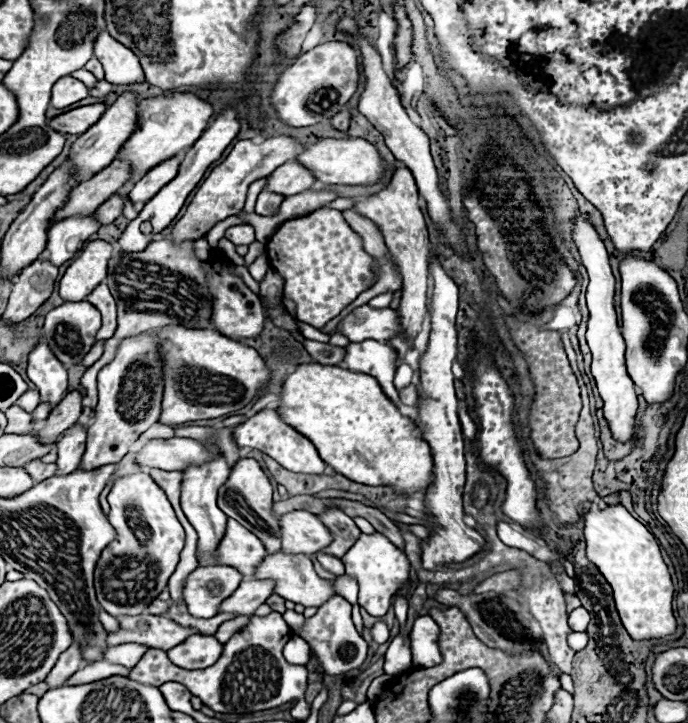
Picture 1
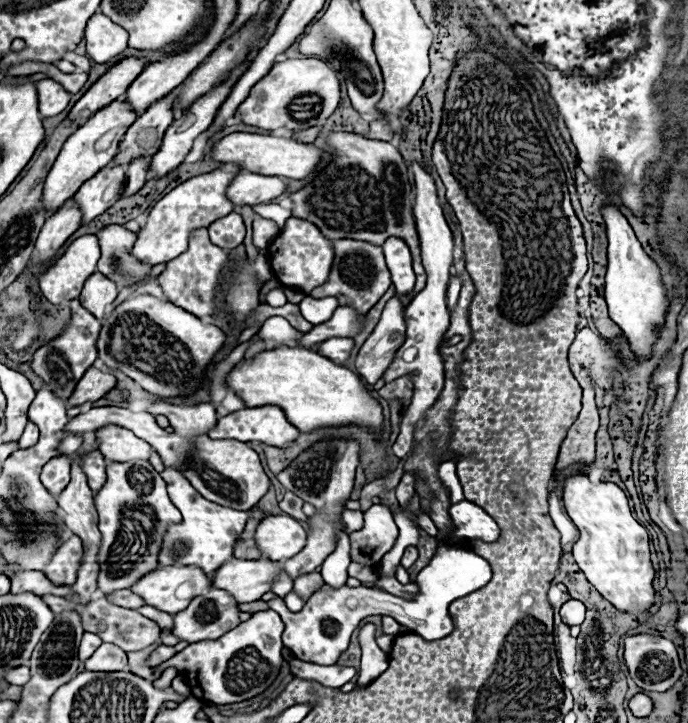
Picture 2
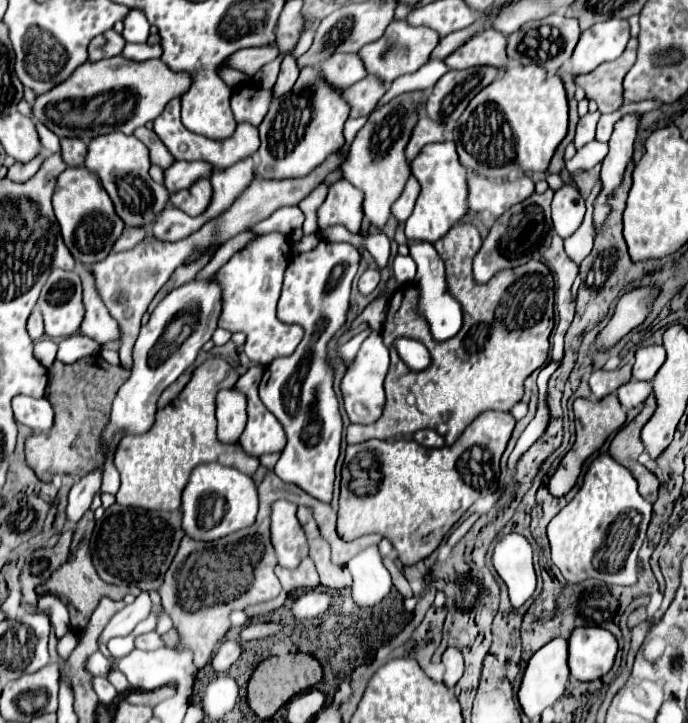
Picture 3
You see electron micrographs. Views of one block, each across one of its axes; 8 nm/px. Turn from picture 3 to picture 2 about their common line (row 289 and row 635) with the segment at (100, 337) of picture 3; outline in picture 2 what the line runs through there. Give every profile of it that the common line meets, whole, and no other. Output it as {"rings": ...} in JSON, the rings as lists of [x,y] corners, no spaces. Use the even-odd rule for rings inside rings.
{"rings":[[[84,632],[82,642],[80,642],[80,650],[78,650],[80,662],[86,662],[100,644],[102,644],[102,640],[100,640],[98,636],[94,636],[94,634],[90,634],[90,632]]]}

